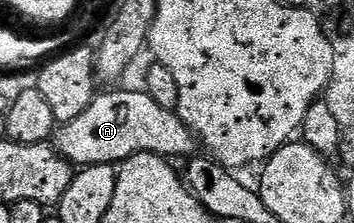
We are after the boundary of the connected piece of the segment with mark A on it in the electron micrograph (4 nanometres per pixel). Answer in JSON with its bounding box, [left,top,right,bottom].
[56,88,196,168]

